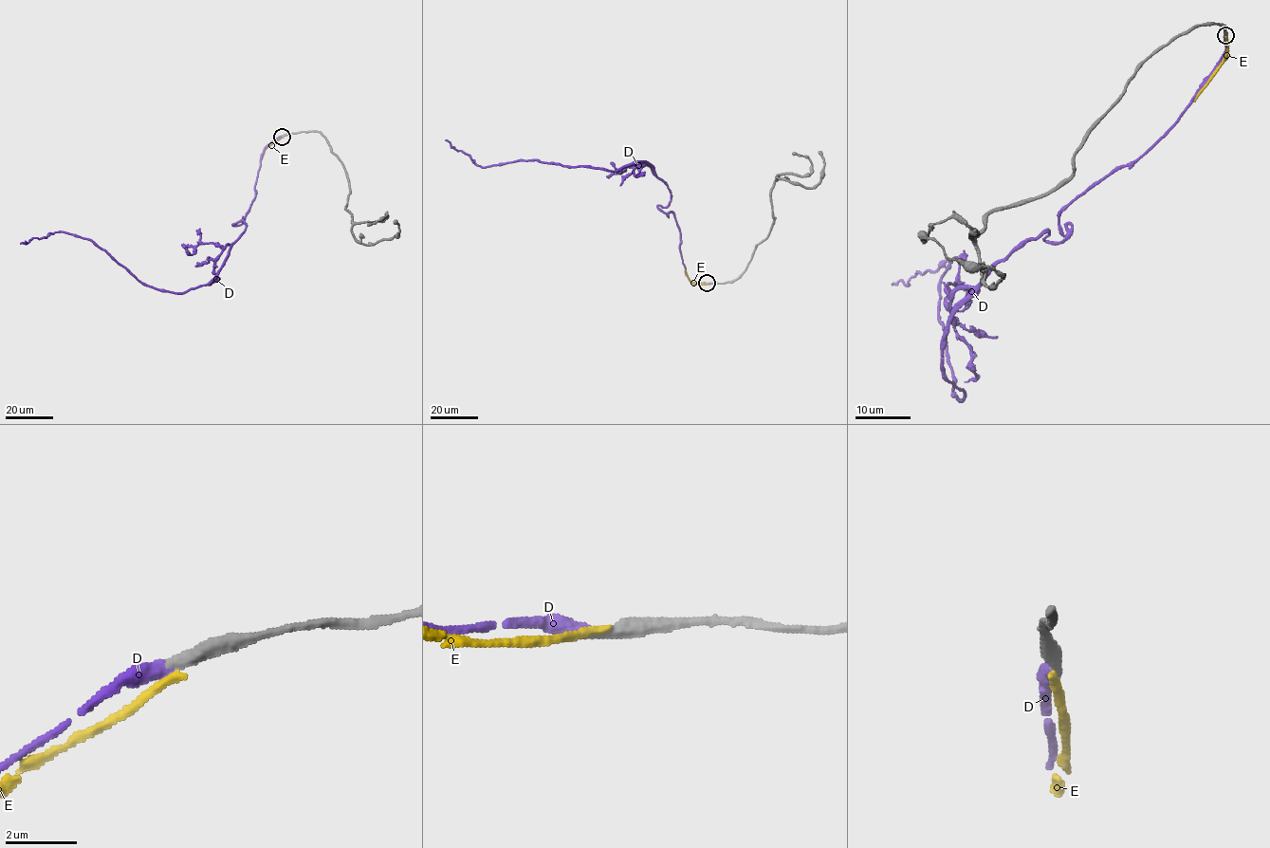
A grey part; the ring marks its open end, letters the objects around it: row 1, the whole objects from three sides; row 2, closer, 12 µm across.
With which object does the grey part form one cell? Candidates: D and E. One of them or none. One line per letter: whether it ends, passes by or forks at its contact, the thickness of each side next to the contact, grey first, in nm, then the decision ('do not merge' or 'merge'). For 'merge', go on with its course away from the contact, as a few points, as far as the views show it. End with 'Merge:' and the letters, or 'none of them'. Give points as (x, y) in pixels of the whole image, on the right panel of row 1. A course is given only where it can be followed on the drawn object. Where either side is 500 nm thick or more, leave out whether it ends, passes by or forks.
D: it ends there; 380 nm thick on the grey side, 440 nm on the other; merge; it runs (1226, 35), (1066, 237), (1019, 243), (956, 311), (964, 397), (938, 316), (955, 258), (892, 285)
E: it ends there; 400 nm thick on the grey side, 260 nm on the other; do not merge
Merge: D

